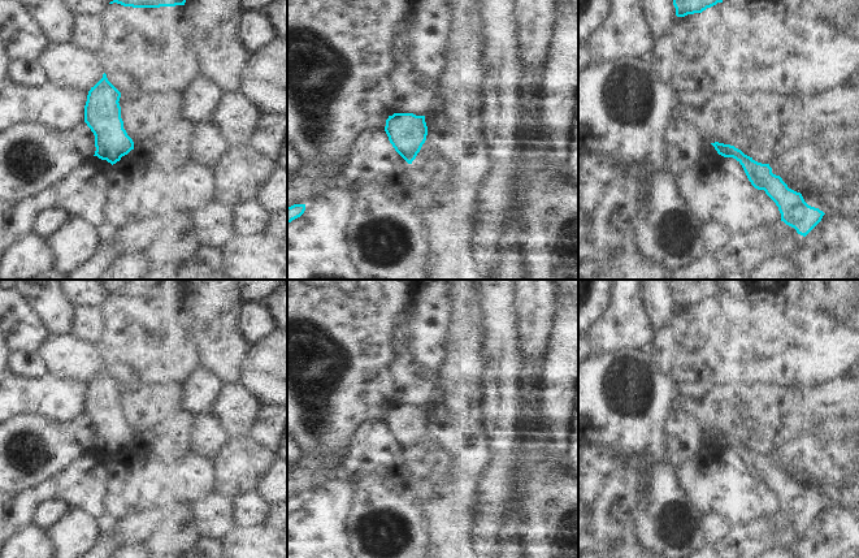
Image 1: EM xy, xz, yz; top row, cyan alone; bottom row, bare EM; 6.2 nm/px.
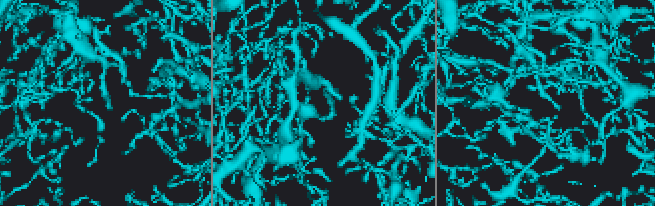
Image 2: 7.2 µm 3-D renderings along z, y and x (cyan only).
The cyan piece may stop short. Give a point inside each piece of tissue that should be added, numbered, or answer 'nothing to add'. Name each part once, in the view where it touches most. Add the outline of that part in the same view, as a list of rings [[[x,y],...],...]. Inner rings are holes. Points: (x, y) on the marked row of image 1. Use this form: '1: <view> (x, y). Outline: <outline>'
1: yz (799, 243). Outline: [[[798,234],[795,247],[794,247],[794,256],[797,256],[797,254],[803,248],[803,246],[804,246],[804,237]]]

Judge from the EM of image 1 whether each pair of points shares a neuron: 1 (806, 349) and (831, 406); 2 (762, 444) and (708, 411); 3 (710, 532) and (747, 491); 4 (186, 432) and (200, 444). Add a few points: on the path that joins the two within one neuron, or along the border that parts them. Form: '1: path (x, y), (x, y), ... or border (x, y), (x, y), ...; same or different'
1: border (845, 373), (819, 386), (792, 388); different
2: path (749, 431), (729, 411), (721, 411); same
3: border (702, 514), (720, 514), (732, 527); different
4: border (196, 416), (189, 450); different

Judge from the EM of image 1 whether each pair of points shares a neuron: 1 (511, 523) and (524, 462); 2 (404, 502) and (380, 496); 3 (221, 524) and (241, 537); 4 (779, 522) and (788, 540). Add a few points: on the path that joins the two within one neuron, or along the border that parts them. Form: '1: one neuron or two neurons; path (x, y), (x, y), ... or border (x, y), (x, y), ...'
1: one neuron; path (515, 507), (520, 478)
2: one neuron; path (398, 502), (386, 502)
3: two neurons; border (235, 524), (224, 541)
4: one neuron; path (782, 526), (784, 536)

